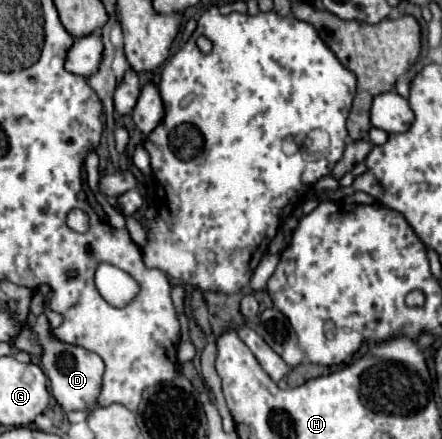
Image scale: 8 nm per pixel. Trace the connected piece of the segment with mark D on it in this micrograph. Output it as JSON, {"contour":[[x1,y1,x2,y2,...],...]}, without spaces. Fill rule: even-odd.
{"contour":[[28,317,24,321,24,325,28,329,32,329,32,333,36,335,36,341,42,347,40,367,46,373,46,377,50,379,52,395,62,405,62,409,76,411,76,409,96,407,96,397,100,393,100,383,102,383,102,375,104,375,104,361,100,359,100,355,96,355,94,351,88,351,84,347,70,345,70,343,56,339,52,335,52,327,50,327,48,317,34,317,34,323,32,323,32,317]]}

